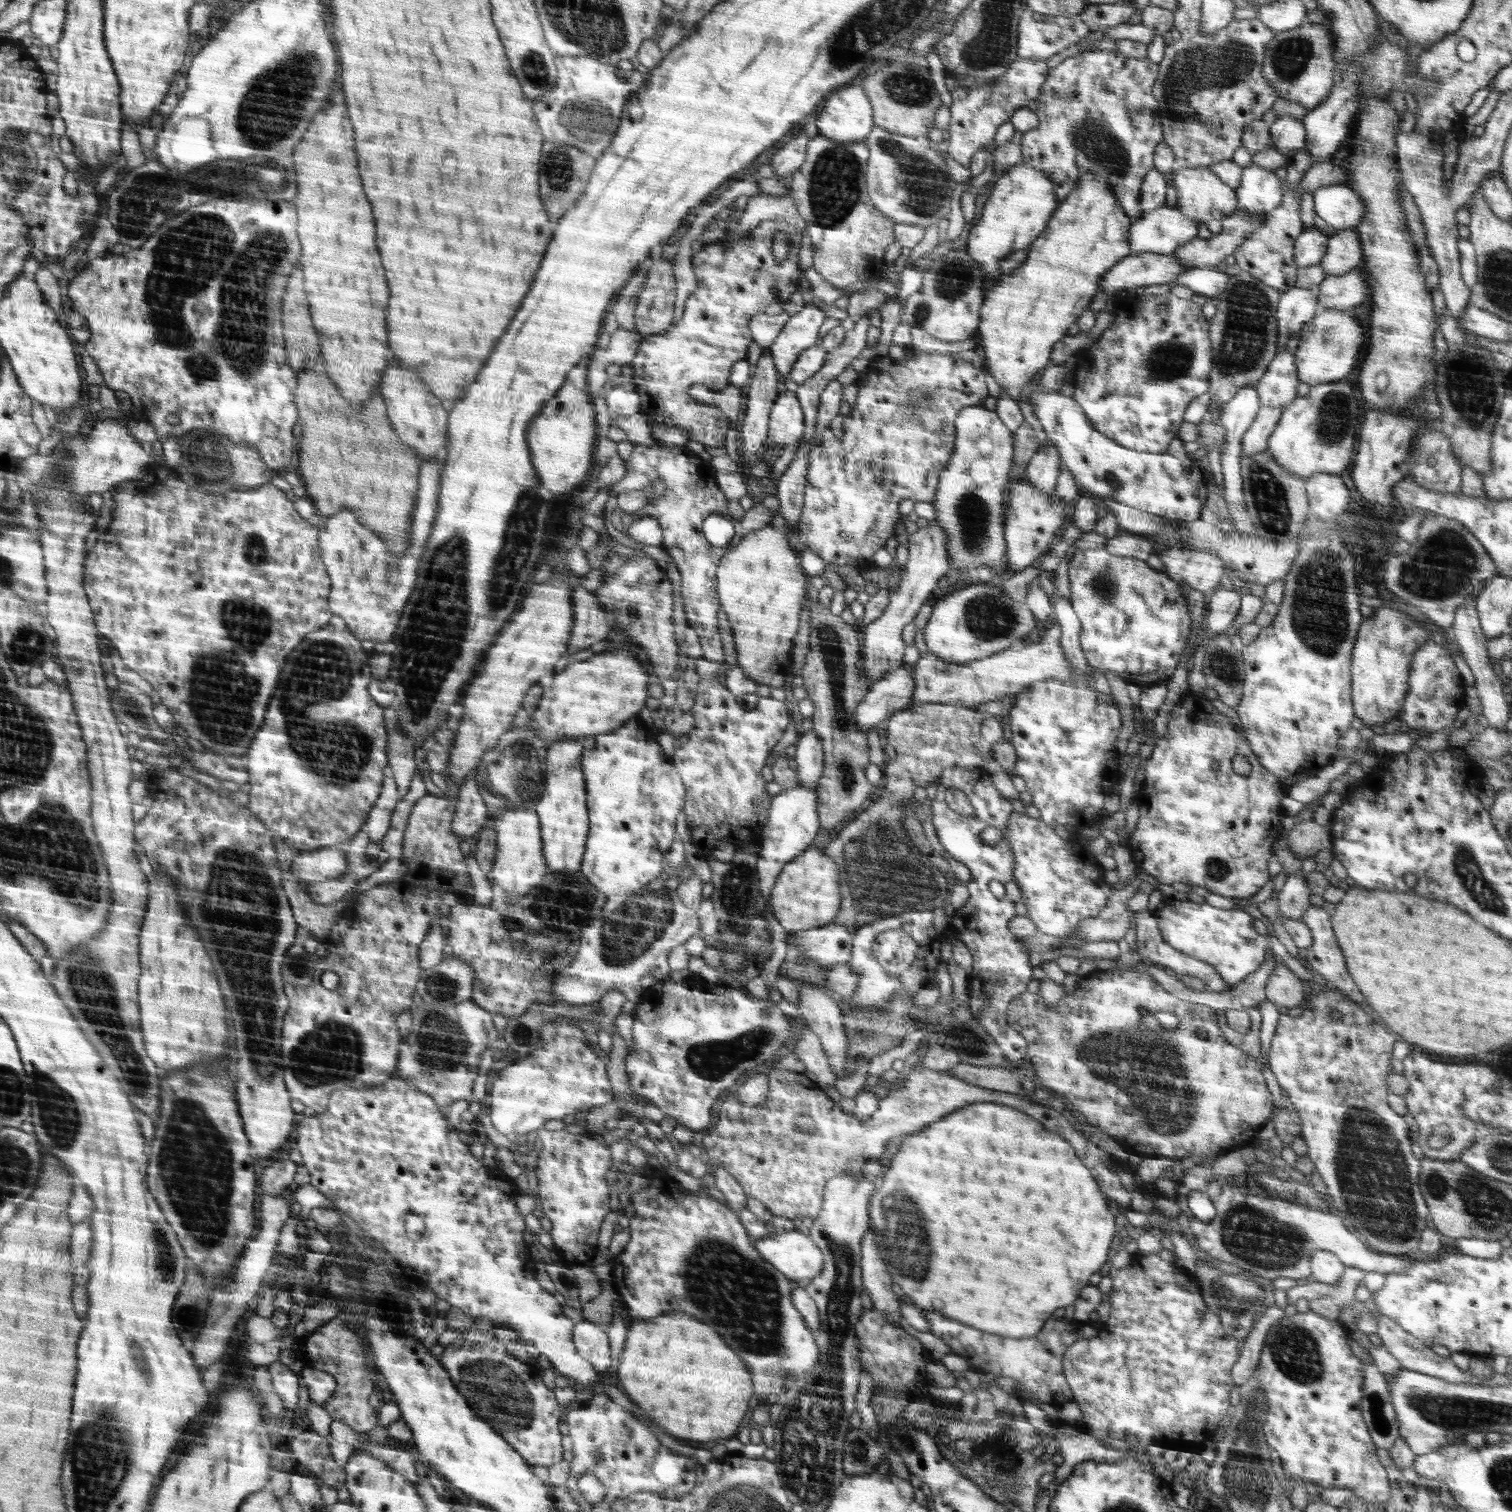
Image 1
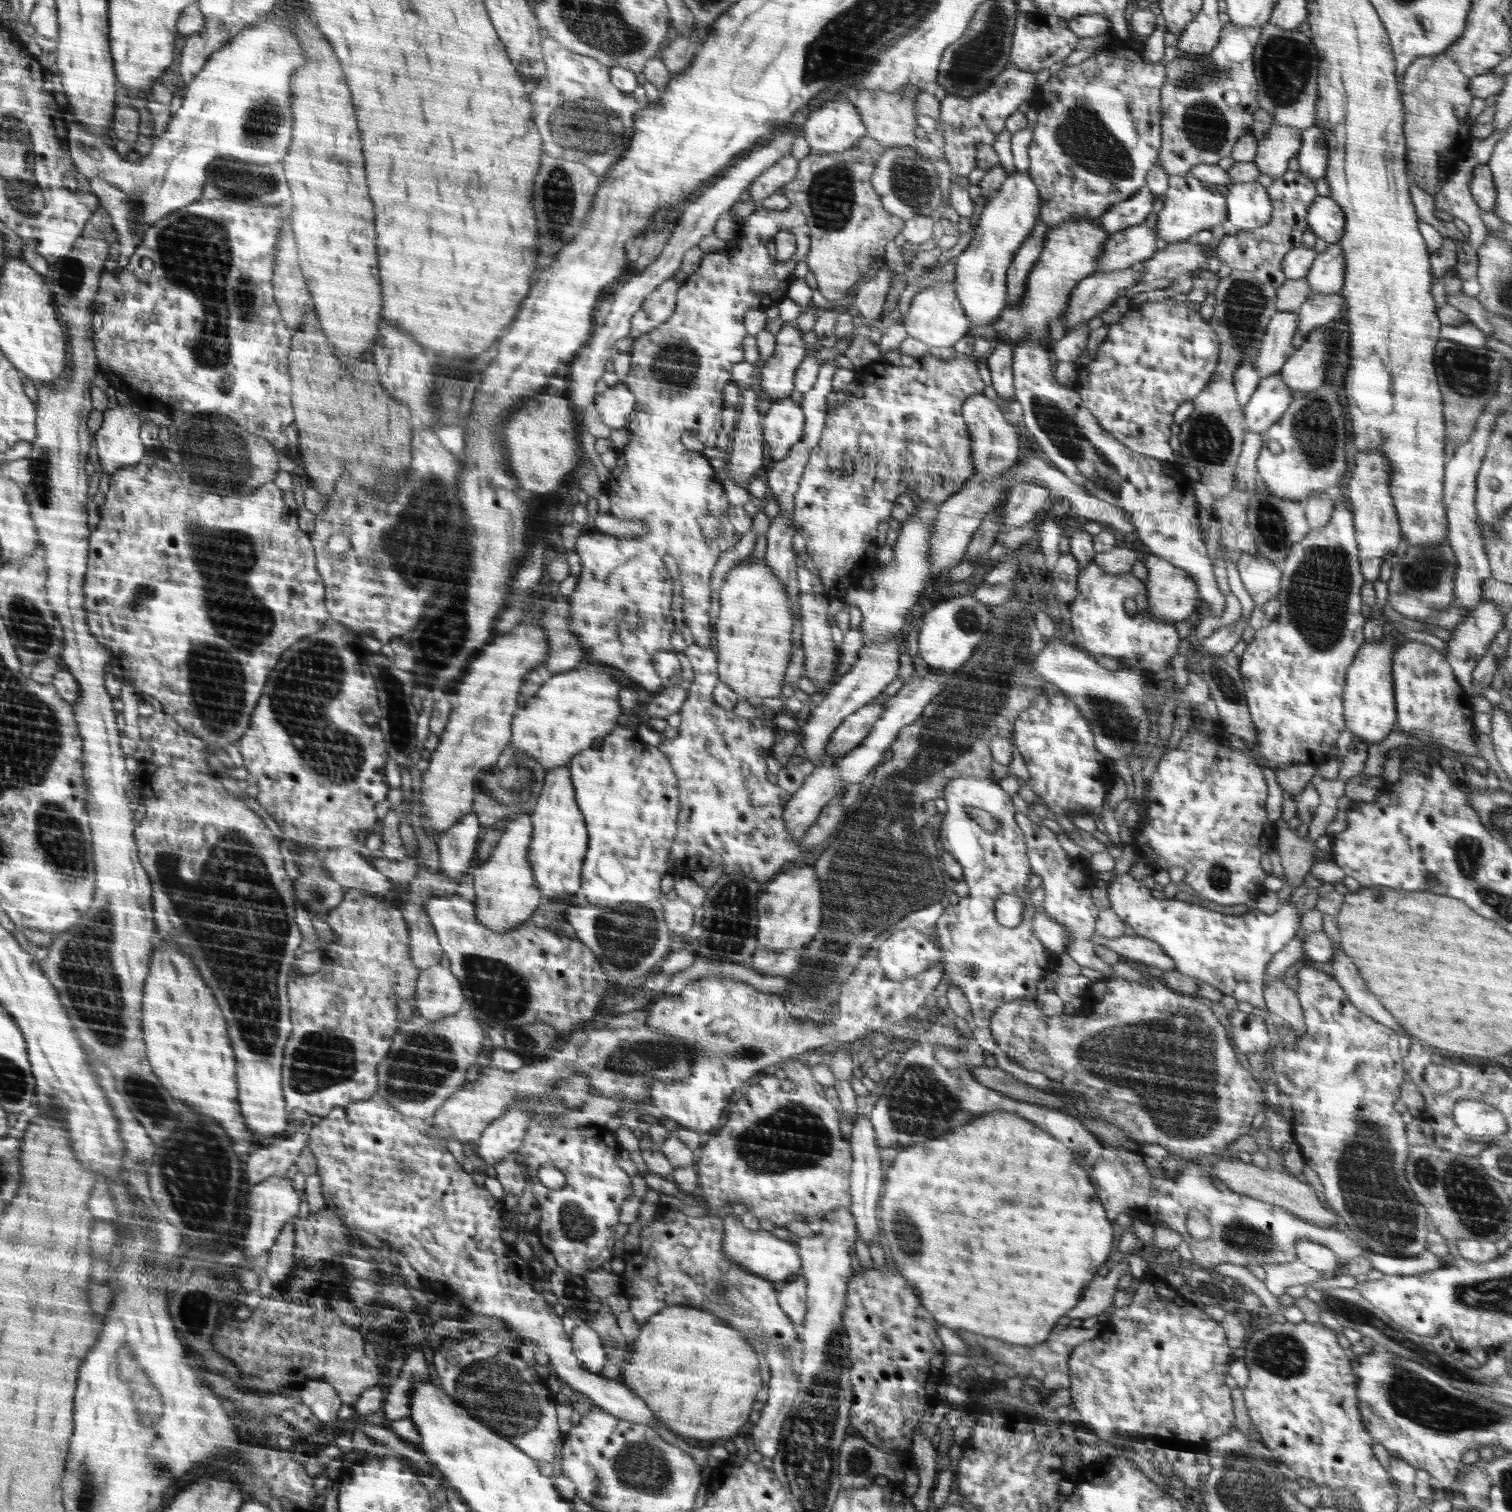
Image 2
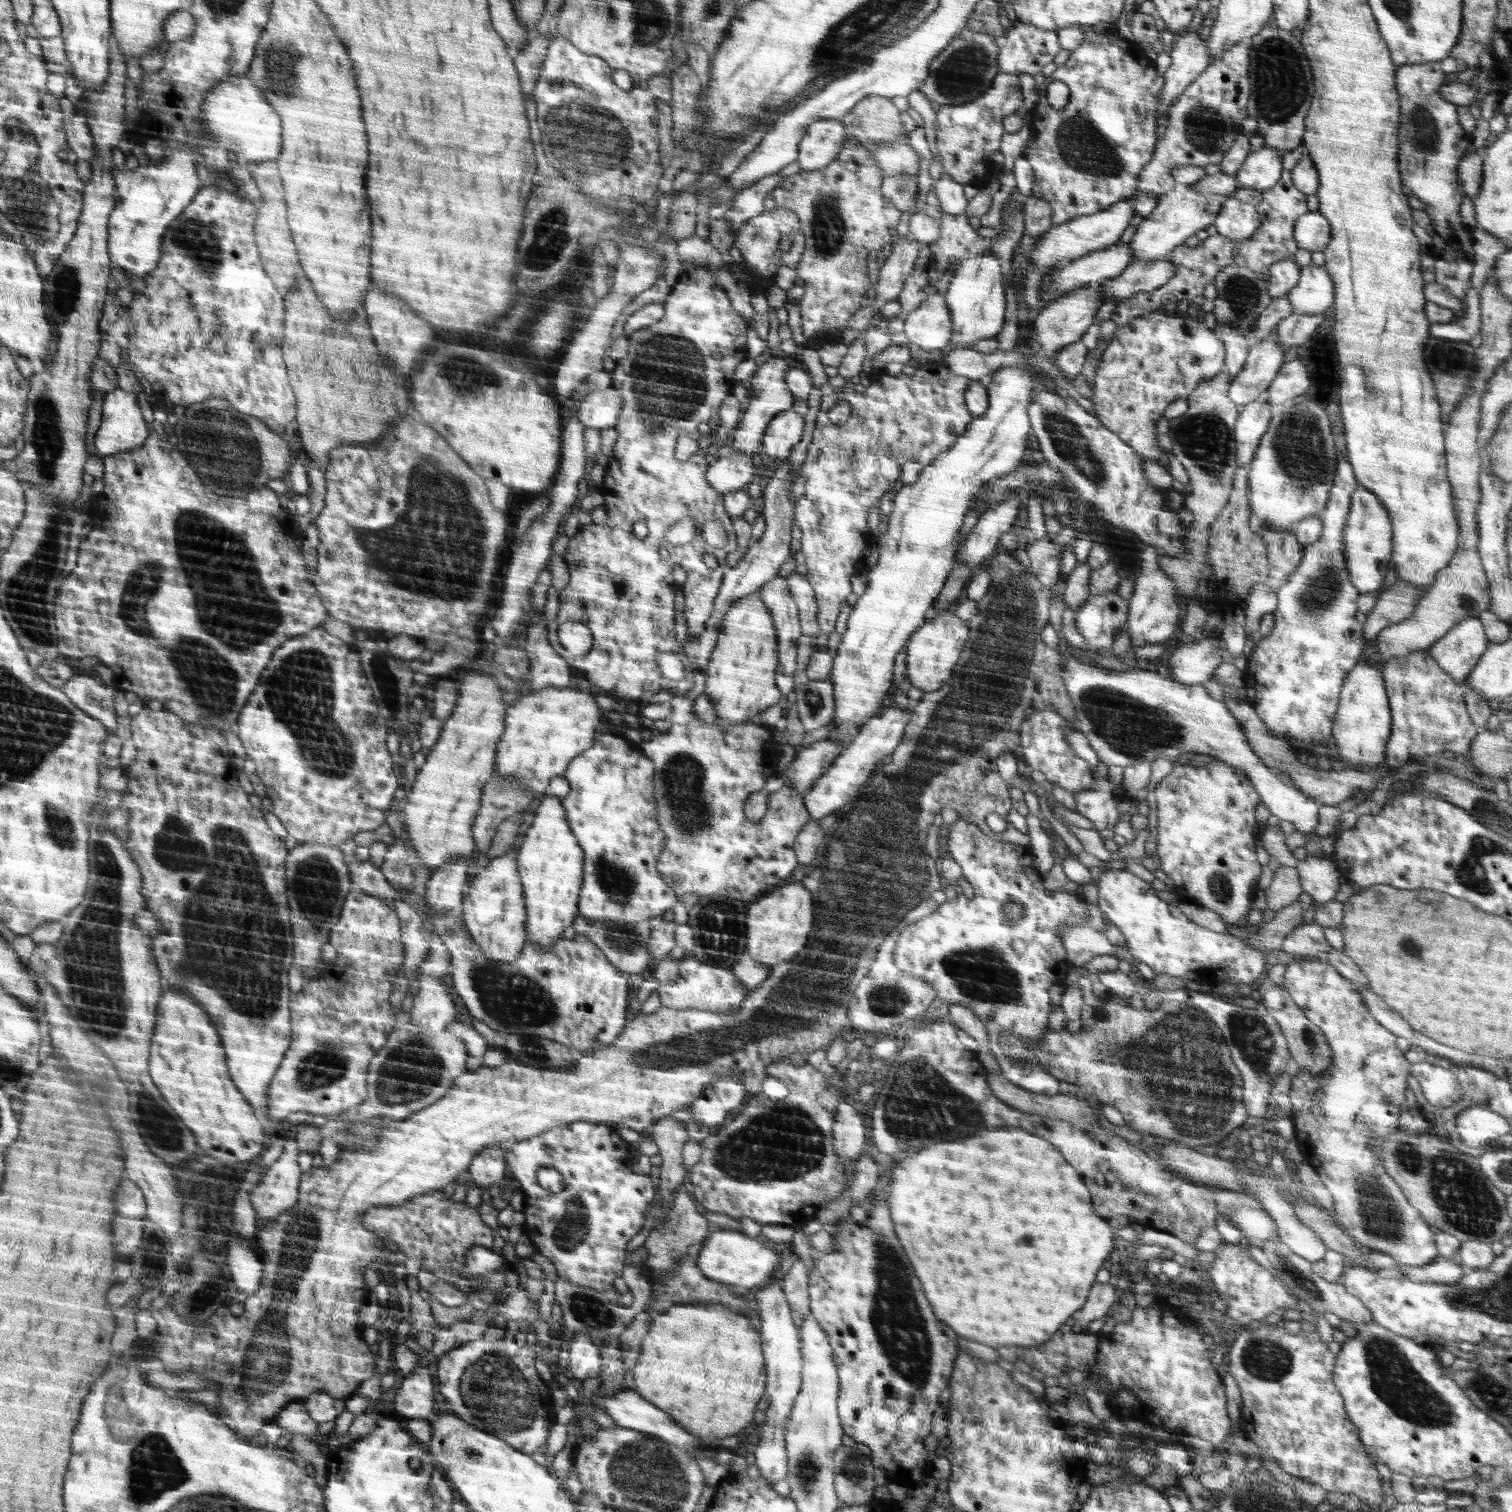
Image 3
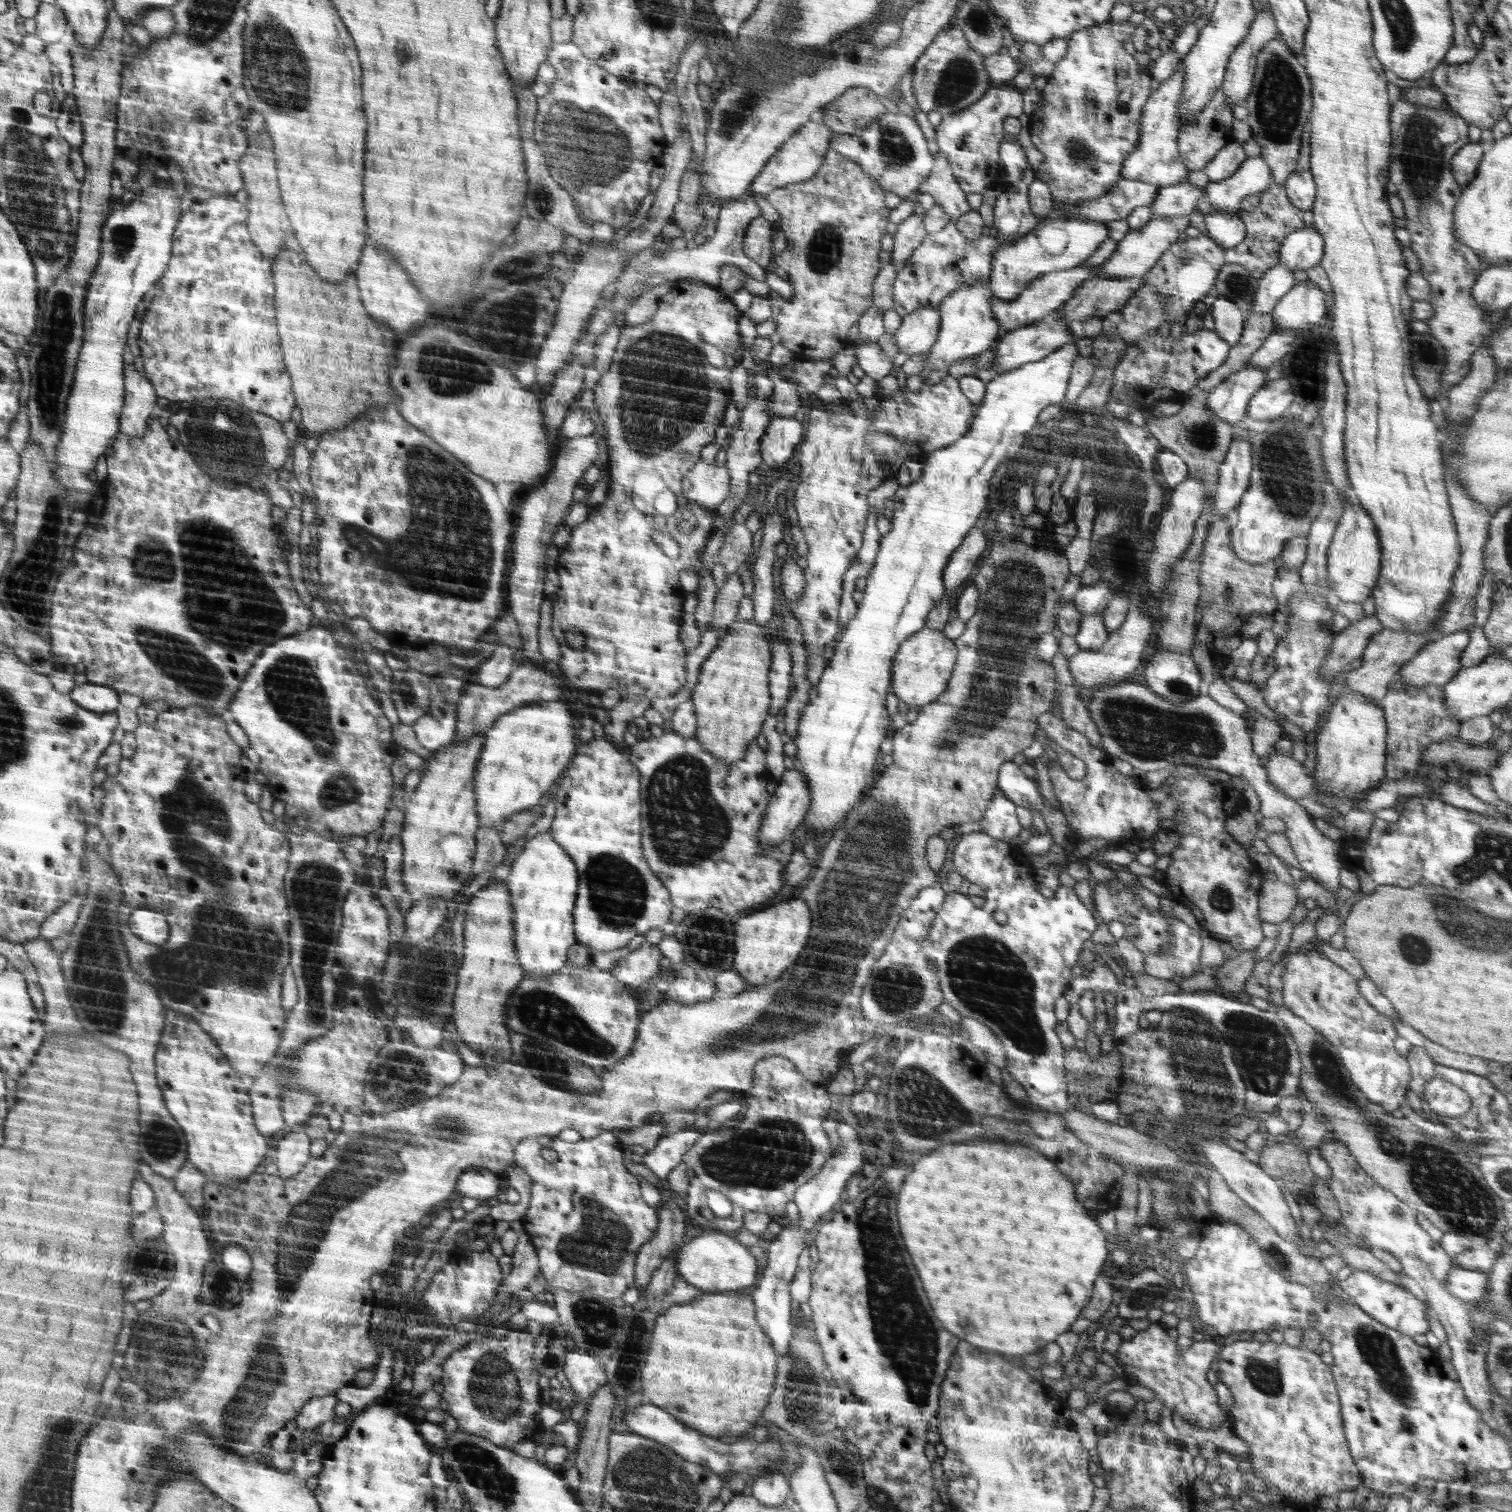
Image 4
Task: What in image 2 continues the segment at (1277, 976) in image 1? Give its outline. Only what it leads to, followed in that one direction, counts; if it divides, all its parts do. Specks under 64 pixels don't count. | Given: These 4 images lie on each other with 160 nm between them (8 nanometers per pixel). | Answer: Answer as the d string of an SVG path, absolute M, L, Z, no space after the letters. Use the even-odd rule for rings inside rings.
M1282 978L1265 985L1263 997L1266 1008L1285 1026L1295 1032L1297 1038L1305 1035L1305 1015L1303 1004L1299 1002L1297 992L1288 987Z

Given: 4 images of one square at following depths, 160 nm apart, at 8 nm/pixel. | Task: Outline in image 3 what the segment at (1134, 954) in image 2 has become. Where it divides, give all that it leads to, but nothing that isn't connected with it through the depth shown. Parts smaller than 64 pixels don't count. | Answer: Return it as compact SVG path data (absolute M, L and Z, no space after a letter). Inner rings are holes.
M1064 924L1060 931L1056 931L1056 934L1062 940L1073 967L1082 967L1100 954L1119 953L1124 947L1122 944L1110 943L1103 933L1093 930L1087 924L1082 924L1082 927Z

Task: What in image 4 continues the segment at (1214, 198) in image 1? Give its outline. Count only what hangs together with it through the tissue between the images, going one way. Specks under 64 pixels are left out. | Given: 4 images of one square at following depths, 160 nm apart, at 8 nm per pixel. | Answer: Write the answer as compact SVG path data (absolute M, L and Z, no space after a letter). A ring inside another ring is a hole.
M1203 206L1202 214L1193 211L1191 214L1178 216L1158 216L1150 219L1142 228L1129 231L1128 234L1116 246L1112 255L1105 260L1095 272L1095 278L1120 278L1121 276L1140 276L1149 272L1153 264L1165 254L1166 249L1180 238L1179 234L1189 226L1189 218L1192 216L1206 216L1211 212L1211 206Z

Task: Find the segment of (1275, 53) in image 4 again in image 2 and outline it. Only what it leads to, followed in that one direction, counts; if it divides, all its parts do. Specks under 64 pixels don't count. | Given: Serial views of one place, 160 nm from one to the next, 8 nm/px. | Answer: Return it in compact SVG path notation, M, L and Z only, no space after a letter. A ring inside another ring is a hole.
M1268 22L1261 28L1260 38L1252 50L1255 77L1257 80L1257 101L1260 109L1265 110L1272 119L1271 124L1276 126L1290 126L1304 131L1315 124L1316 101L1318 100L1317 78L1321 59L1317 50L1306 33L1298 29L1286 30Z

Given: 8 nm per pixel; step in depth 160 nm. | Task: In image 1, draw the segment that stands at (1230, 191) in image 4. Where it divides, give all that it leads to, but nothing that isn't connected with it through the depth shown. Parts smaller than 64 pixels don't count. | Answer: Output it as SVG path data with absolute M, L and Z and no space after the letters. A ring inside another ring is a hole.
M1292 116L1278 117L1270 126L1270 147L1279 150L1280 154L1293 155L1304 148L1306 142L1305 126L1301 120Z

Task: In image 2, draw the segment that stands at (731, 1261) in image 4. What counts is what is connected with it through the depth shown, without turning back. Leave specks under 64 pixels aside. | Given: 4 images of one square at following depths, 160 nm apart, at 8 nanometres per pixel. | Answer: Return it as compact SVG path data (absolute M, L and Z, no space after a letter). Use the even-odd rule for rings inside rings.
M729 1213L724 1220L726 1238L724 1238L724 1251L733 1262L737 1262L739 1266L744 1266L746 1271L750 1271L752 1275L762 1276L762 1279L770 1280L772 1283L782 1285L782 1280L790 1281L790 1276L800 1274L800 1255L796 1254L796 1248L787 1240L778 1240L776 1236L772 1236L770 1232L751 1231L741 1222L741 1217Z

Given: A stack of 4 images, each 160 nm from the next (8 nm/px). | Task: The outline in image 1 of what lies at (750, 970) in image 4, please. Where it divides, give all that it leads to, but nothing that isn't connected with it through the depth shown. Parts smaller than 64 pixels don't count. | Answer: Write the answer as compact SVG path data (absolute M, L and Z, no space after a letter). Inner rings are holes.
M812 845L784 866L770 893L770 910L778 924L790 933L826 926L841 910L841 866Z

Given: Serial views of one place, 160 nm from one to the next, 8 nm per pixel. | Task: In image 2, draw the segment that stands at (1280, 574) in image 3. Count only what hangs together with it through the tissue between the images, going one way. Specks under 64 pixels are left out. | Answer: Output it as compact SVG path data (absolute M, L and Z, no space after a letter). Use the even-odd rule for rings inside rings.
M1257 474L1256 490L1248 505L1247 517L1249 529L1256 541L1260 555L1273 562L1281 563L1289 555L1289 550L1309 533L1311 528L1306 520L1302 504L1303 502L1295 500L1276 498Z

